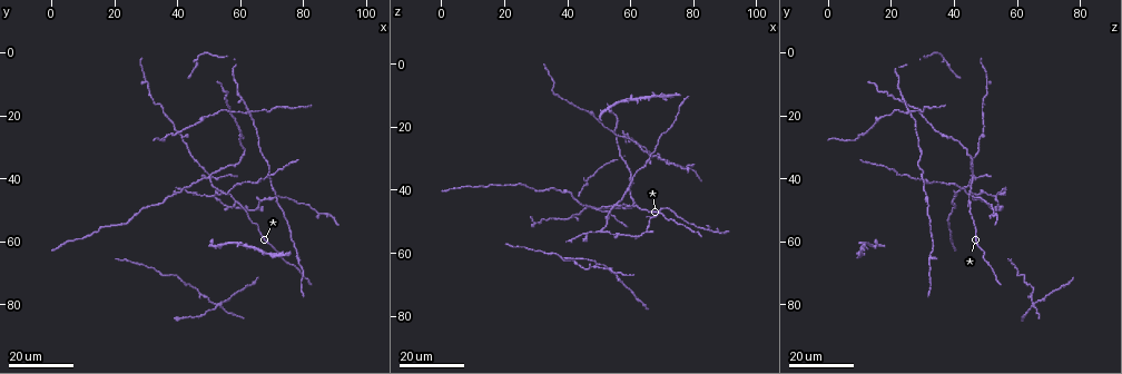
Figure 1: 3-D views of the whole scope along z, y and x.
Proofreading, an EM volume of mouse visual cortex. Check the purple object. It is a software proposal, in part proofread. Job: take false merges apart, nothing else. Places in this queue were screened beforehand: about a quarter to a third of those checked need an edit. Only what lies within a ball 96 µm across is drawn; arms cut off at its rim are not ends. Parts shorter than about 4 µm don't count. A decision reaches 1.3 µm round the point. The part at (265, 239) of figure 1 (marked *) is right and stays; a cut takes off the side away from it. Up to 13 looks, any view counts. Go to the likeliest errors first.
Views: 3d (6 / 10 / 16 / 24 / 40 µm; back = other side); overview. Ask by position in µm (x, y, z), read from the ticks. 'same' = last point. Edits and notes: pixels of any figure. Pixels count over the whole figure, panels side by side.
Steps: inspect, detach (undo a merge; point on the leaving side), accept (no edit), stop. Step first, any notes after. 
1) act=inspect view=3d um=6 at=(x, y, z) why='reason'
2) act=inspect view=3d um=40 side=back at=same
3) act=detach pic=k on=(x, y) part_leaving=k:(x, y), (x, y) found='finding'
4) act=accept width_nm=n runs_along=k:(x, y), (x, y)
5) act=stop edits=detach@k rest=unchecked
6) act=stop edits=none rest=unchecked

act=inspect view=3d um=24 at=(63, 19, 26) why='four or more arms meet'

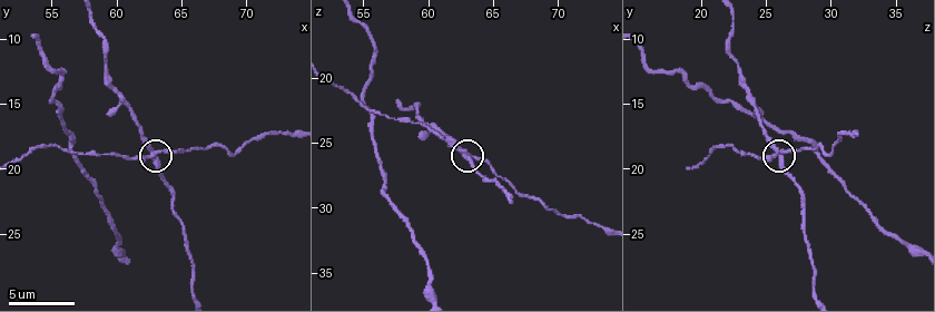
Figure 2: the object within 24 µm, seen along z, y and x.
act=inspect view=3d um=10 at=(62.4, 18.6, 25.8) why='closer look'

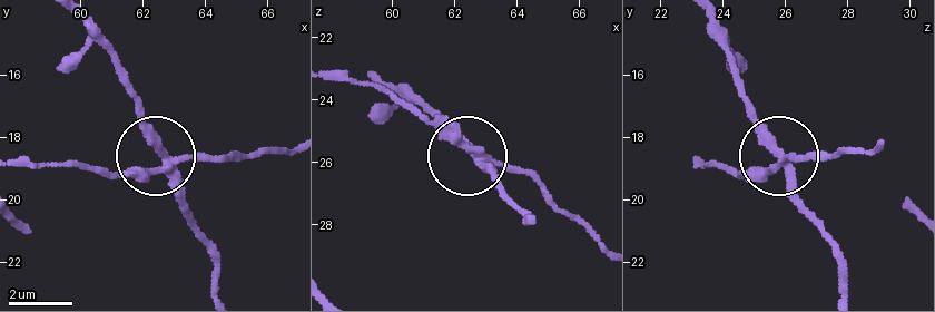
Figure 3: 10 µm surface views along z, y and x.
act=detach pic=3 on=(131, 173) part_leaving=3:(167, 166), (114, 174), (18, 166) found='two neurons meet here'

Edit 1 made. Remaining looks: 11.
act=inspect view=overview why='redraw'

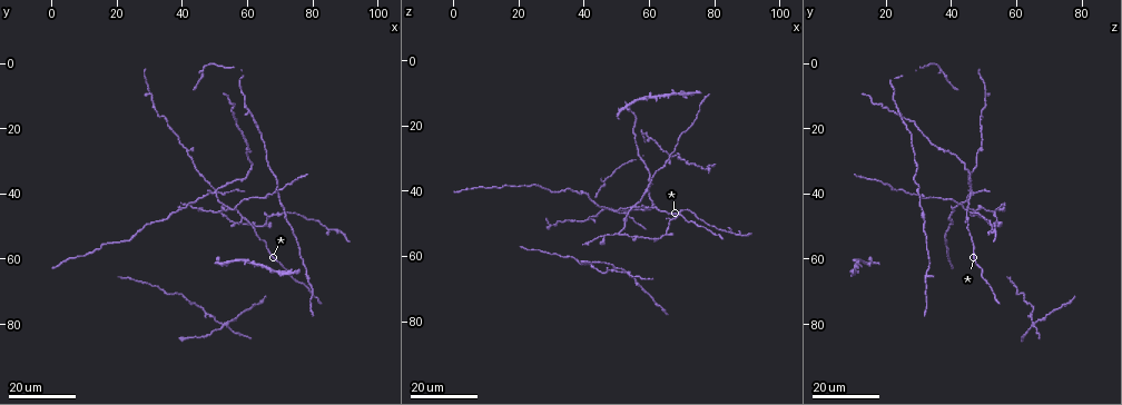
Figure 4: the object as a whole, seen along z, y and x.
act=inspect view=3d um=16 at=(50, 40, 47) why='four or more arms meet'

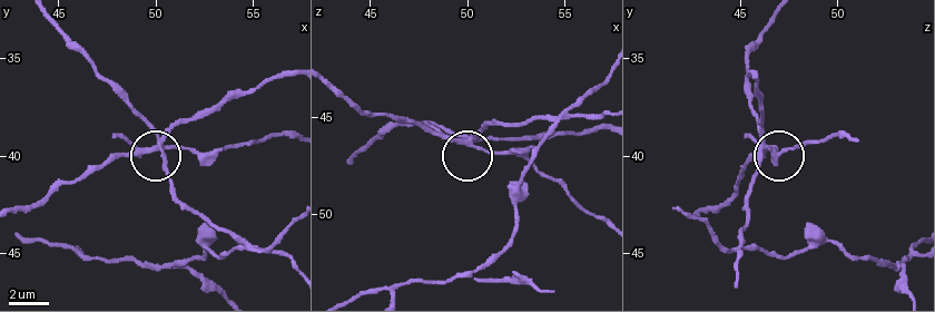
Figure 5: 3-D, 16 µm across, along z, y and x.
act=inspect view=3d um=10 at=(49.8, 39.7, 46.3)

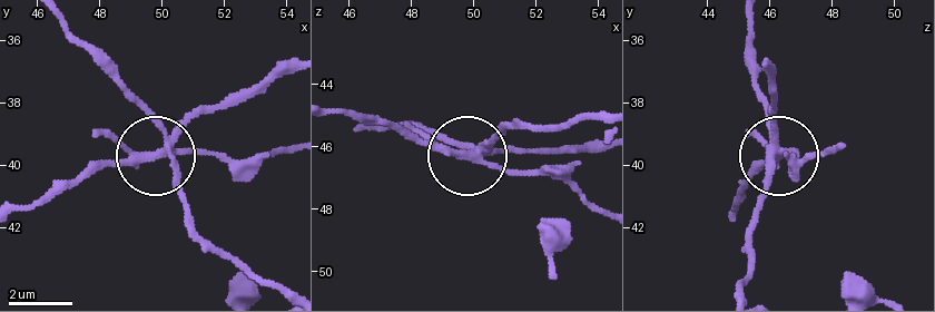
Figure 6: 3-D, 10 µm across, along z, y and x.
act=detach pic=6 on=(117, 161) part_leaving=6:(160, 147), (19, 203) found='a second neuron is stuck on'

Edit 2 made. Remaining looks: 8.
act=inspect view=overview

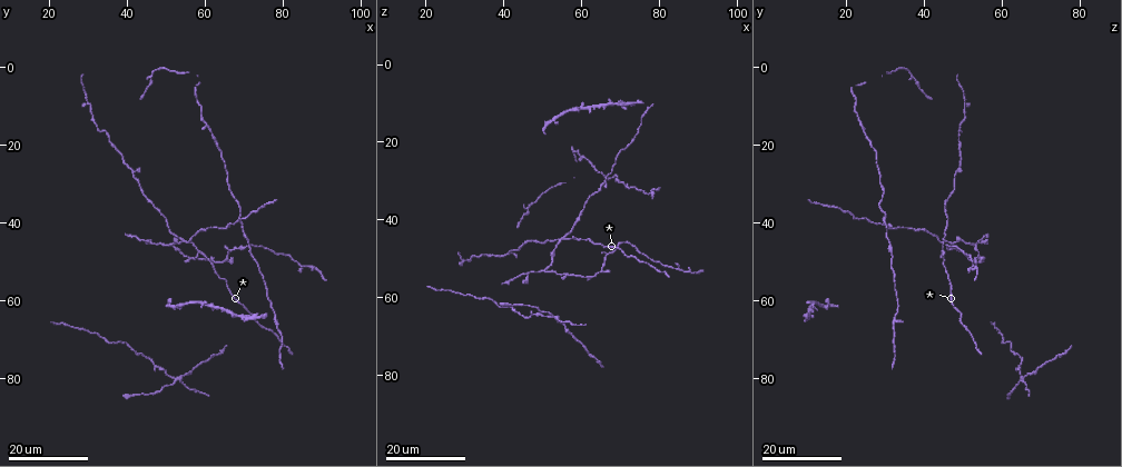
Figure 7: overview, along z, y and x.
act=inspect view=3d um=24 at=(78.0, 64.5, 32.0) why='three arms meet'

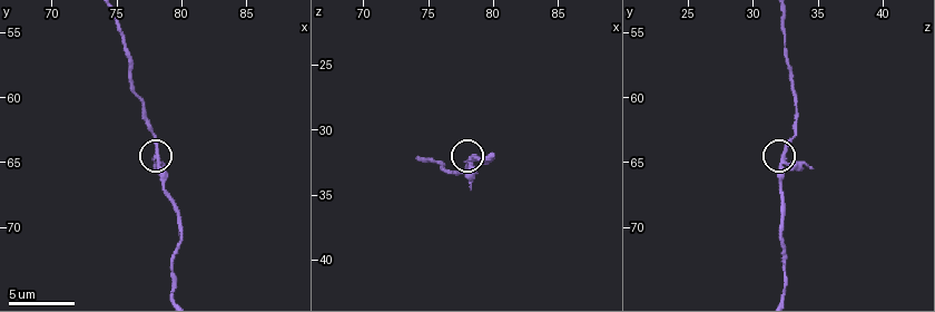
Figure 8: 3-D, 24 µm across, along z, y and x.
act=inspect view=3d um=10 at=(78.2, 65.0, 32.2)

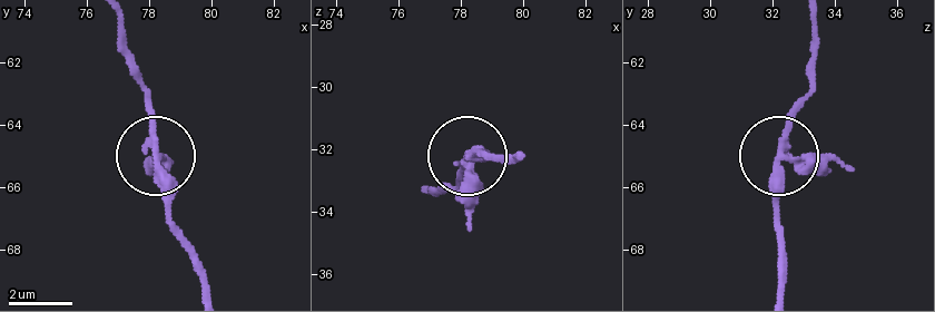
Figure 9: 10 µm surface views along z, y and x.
act=accept width_nm=250 runs_along=9:(813, 20), (813, 85), (780, 164), (780, 233) found='one neuron here'

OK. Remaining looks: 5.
act=inspect view=3d um=16 at=(53.0, 79.5, 64.5) why='side arm on a straight run'

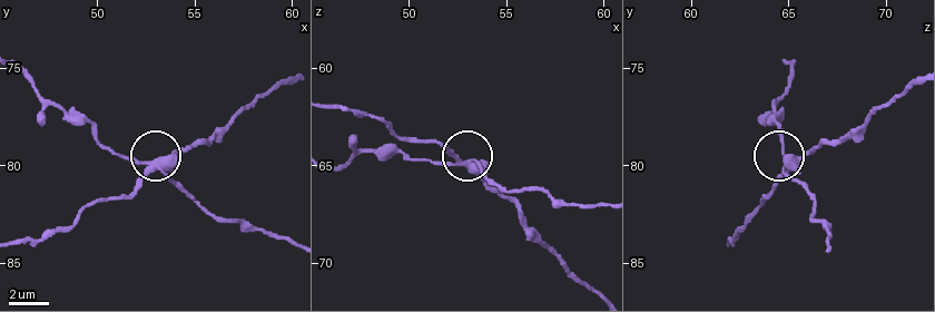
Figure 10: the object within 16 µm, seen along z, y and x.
act=inspect view=3d um=10 at=(52.8, 80.2, 64.8)

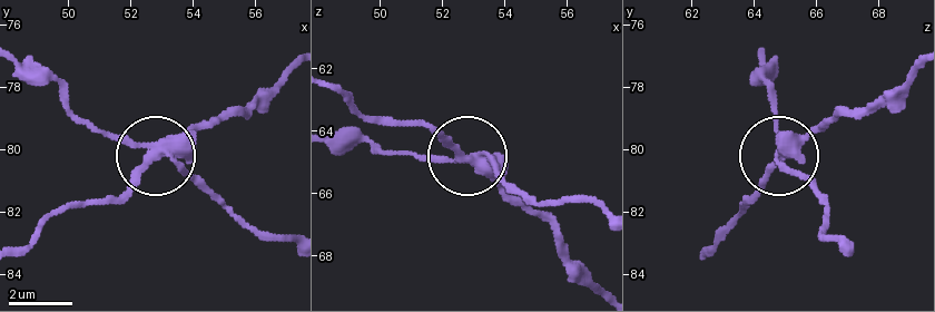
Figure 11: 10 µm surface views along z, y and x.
act=inspect view=3d um=10 side=back at=(52.9, 80.2, 64.9)

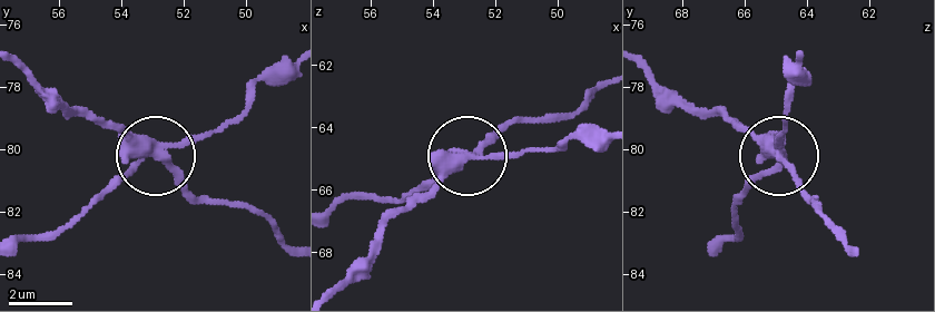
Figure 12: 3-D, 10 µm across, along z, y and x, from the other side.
act=detach pic=12 on=(175, 183) side_arm_um=16 part_leaving=12:(146, 145), (66, 110), (21, 74) found='a second neuron is stuck on'

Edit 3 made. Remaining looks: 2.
act=stop edits=detach@3,detach@6,detach@12 rest=unchecked

